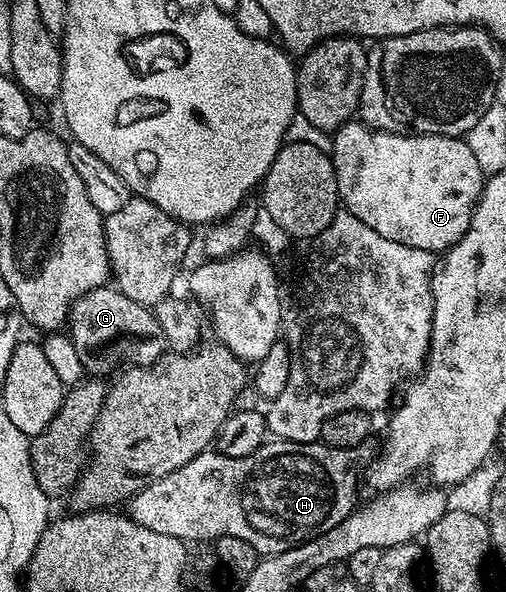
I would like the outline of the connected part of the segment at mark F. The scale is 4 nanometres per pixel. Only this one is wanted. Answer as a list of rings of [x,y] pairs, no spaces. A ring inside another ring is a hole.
[[[350,122],[332,133],[332,146],[340,203],[344,211],[355,214],[359,222],[367,222],[371,230],[383,234],[383,238],[391,238],[391,242],[403,242],[434,254],[448,252],[451,245],[463,238],[487,179],[471,154],[471,146],[467,146],[463,138],[379,132],[368,124]]]

